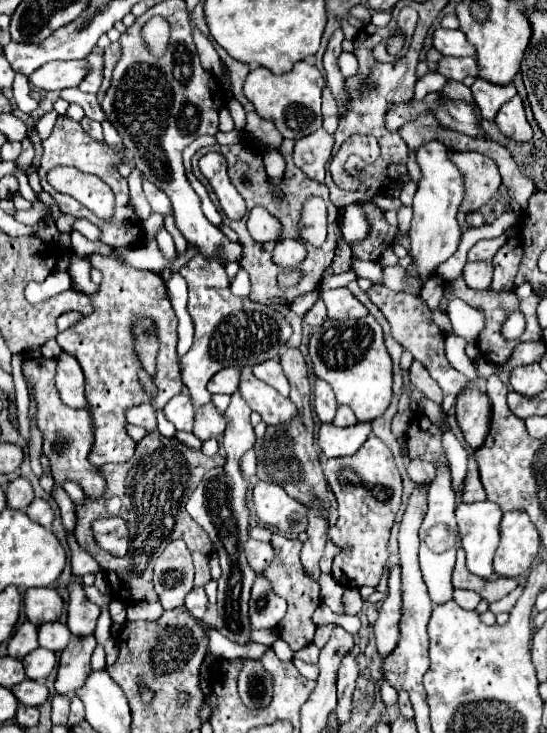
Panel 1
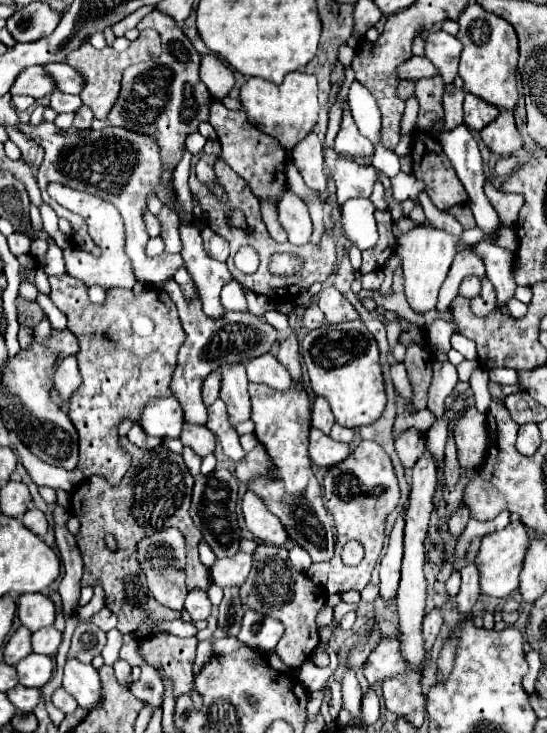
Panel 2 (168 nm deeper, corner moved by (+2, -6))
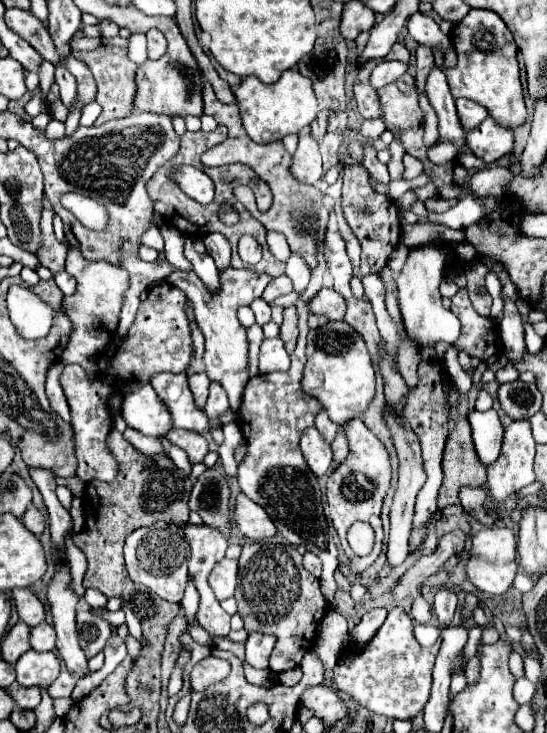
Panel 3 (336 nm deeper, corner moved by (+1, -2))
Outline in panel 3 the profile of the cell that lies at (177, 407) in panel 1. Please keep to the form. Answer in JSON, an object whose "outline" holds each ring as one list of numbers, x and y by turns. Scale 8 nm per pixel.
{"outline":[[150,384,126,394,122,398,120,414,130,428,146,436,166,436,166,432,172,430,170,412,166,412,166,404,158,400,158,394]]}

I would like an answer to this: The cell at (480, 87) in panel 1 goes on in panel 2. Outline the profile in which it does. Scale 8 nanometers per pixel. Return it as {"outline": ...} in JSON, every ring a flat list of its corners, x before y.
{"outline":[[465,94,463,110,465,110,465,124,475,132,485,128,489,122,493,122,499,116,499,110,495,106,481,102,473,94]]}

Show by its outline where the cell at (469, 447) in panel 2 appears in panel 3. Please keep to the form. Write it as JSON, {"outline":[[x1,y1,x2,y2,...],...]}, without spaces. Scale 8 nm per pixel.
{"outline":[[466,418,456,422,454,432,446,440,444,450,444,482,438,494,438,506,460,506,458,492,464,486,486,484,486,466,478,460,474,452,474,442,470,436,470,422]]}

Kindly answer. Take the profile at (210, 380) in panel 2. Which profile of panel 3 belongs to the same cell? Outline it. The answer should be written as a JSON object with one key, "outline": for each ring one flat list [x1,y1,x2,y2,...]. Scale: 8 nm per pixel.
{"outline":[[192,374,188,378,188,384,190,384,190,390,194,394,194,400,198,404,198,408,204,408,206,404,206,398,208,398,208,388,210,388,210,378,206,374]]}

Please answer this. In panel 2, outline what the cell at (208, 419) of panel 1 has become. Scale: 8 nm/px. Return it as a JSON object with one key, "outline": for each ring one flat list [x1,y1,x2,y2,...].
{"outline":[[183,424,181,436,179,440,183,442,183,446,189,446,197,456,207,456,215,450,215,436,213,432,209,432,209,428,199,426,199,424]]}

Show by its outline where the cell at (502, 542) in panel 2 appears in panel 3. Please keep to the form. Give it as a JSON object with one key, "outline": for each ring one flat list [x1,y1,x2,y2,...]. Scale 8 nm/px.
{"outline":[[492,526,492,528,482,528,474,538,472,538,472,550,470,550,470,560,466,564,466,574,470,582,488,594,504,594,516,576,518,564,516,564,516,538,514,530,506,526]]}

